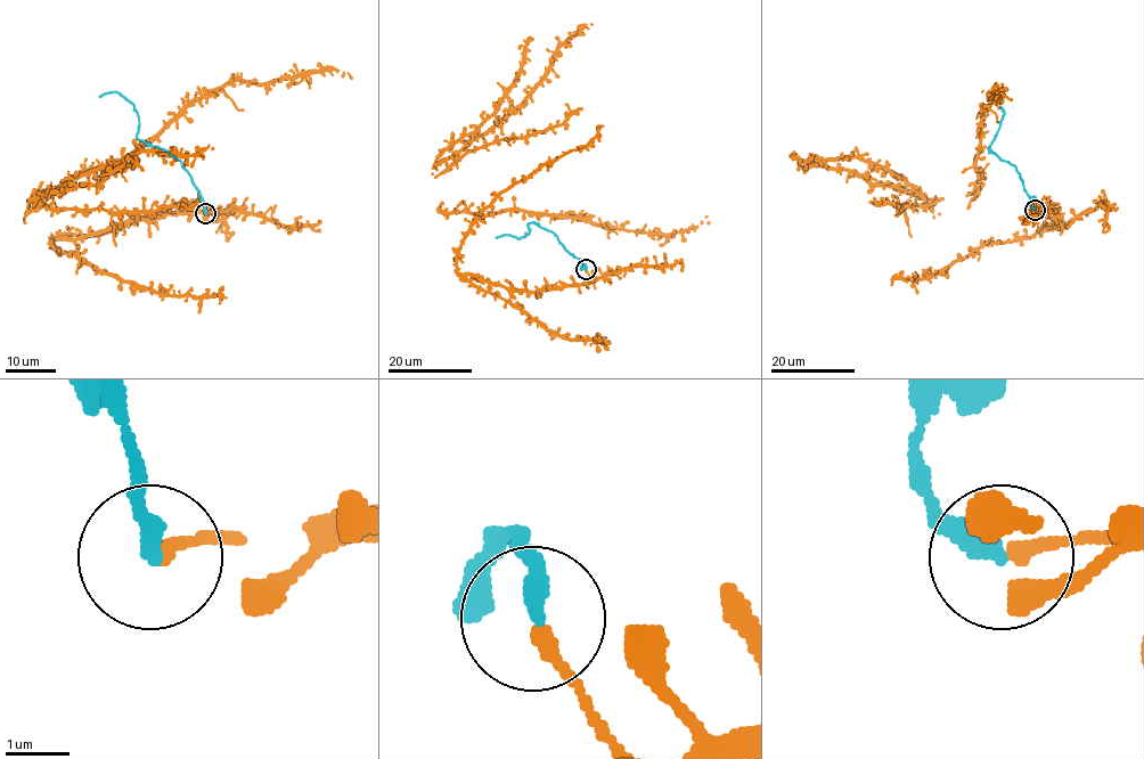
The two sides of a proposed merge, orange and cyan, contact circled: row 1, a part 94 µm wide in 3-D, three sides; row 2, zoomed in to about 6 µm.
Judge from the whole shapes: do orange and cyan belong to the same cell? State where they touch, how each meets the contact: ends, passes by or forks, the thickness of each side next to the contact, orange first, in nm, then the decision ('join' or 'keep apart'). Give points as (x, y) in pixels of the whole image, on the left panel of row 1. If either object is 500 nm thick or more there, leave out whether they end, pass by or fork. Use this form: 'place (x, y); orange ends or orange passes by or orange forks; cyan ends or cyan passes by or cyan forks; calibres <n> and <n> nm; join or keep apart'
place (205, 213); orange ends; cyan ends; calibres 240 and 320 nm; keep apart

